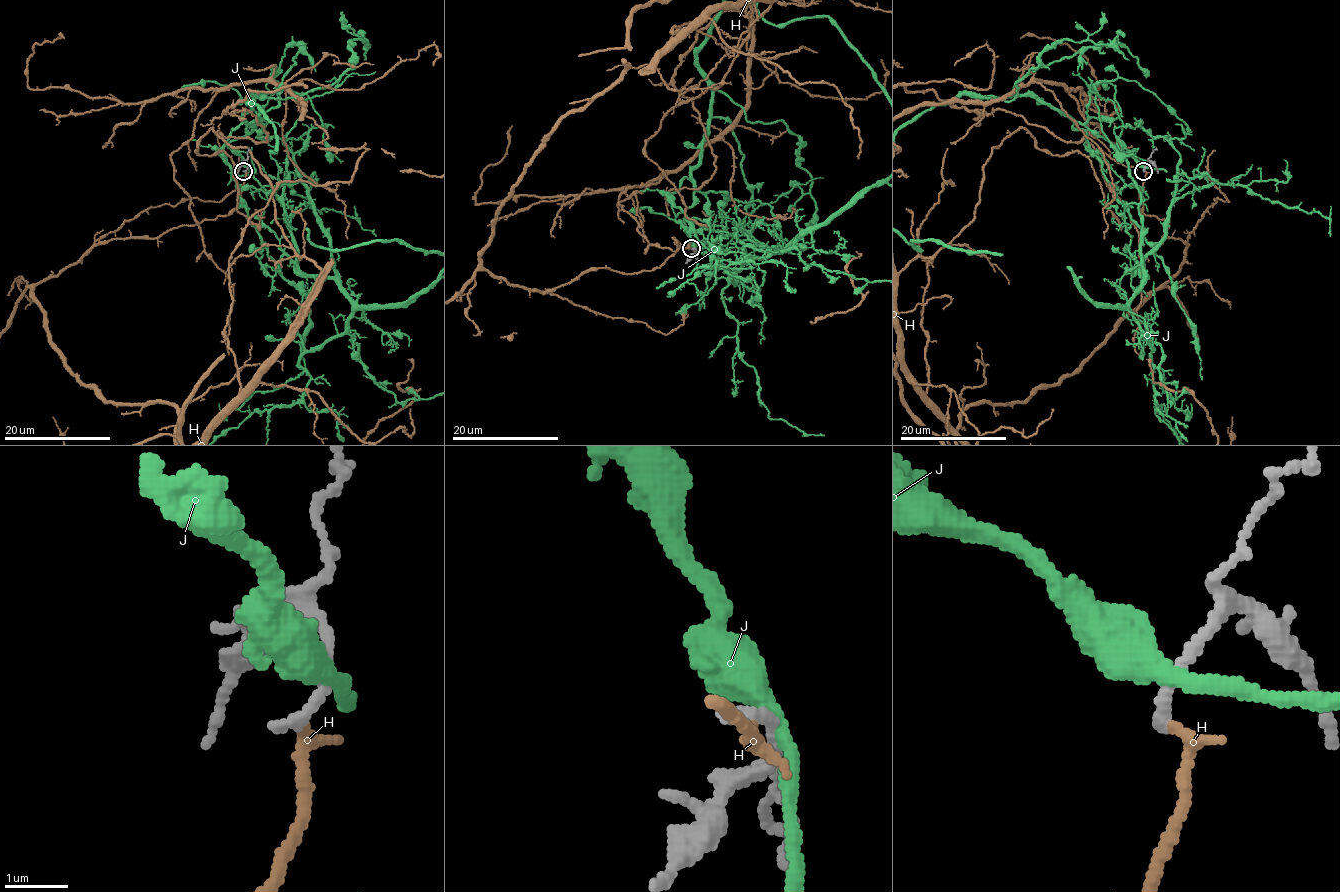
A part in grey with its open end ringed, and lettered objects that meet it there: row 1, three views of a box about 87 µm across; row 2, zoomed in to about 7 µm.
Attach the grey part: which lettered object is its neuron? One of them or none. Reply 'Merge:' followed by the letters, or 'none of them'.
Merge: none of them

